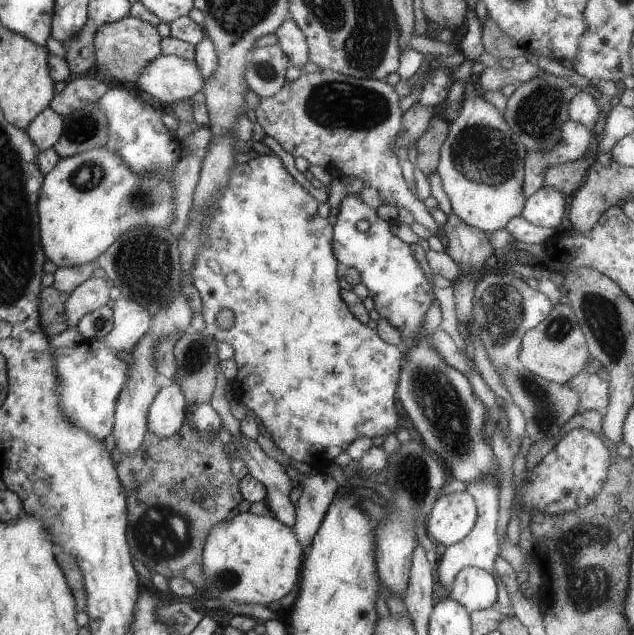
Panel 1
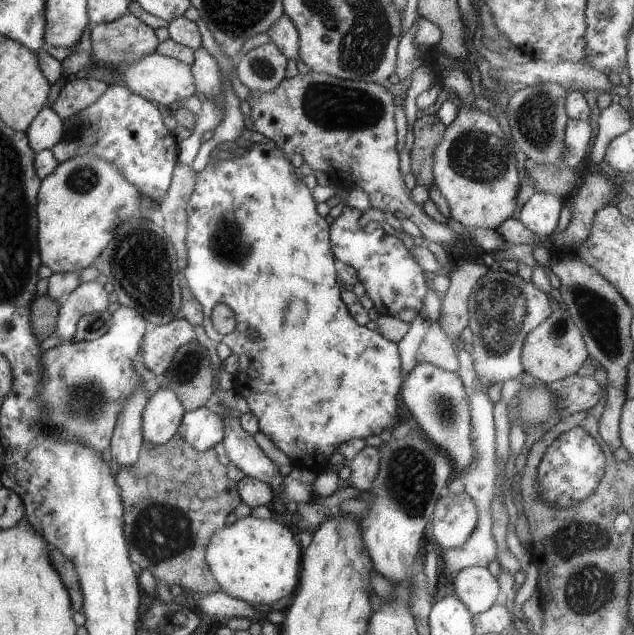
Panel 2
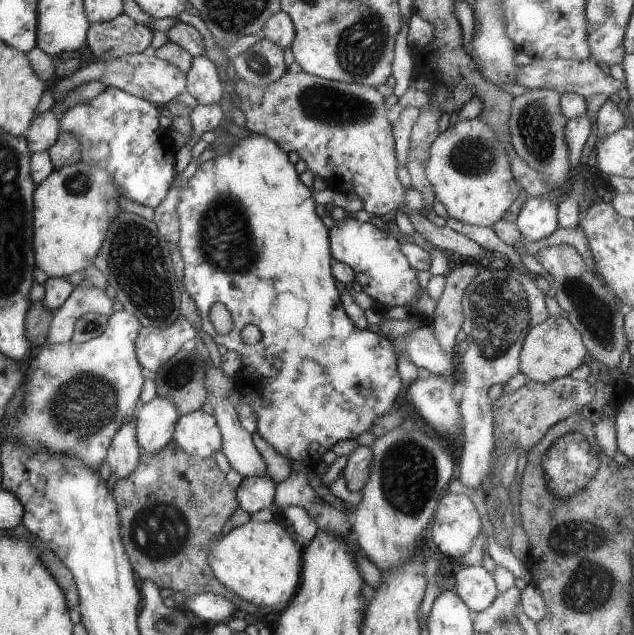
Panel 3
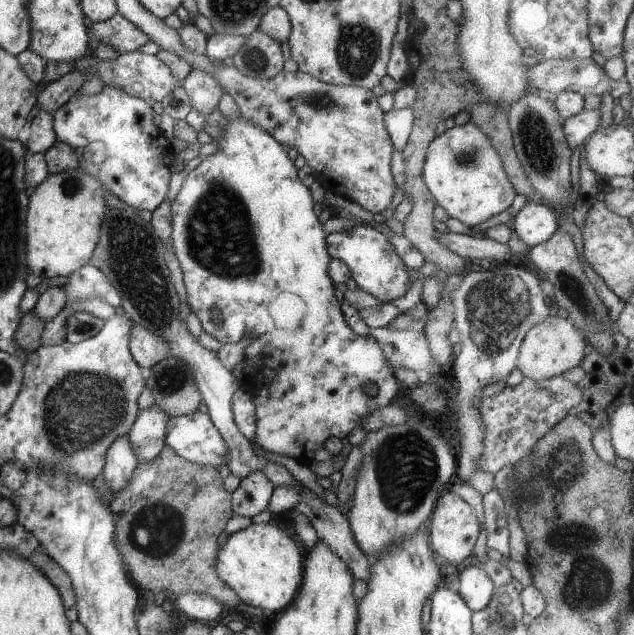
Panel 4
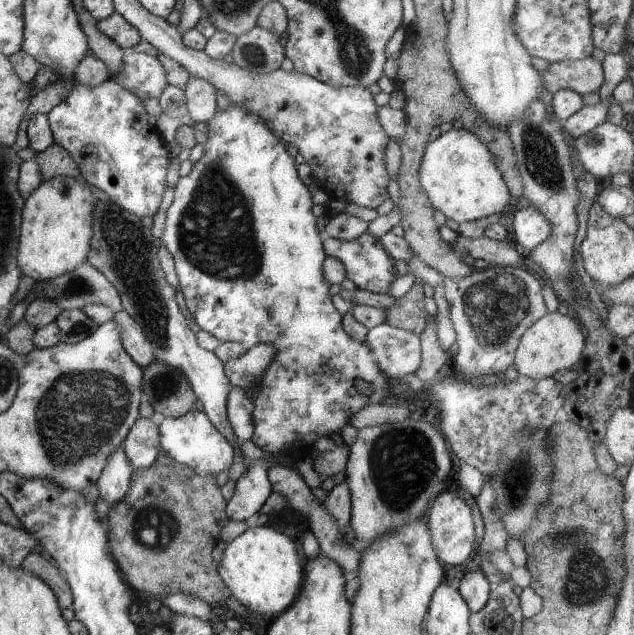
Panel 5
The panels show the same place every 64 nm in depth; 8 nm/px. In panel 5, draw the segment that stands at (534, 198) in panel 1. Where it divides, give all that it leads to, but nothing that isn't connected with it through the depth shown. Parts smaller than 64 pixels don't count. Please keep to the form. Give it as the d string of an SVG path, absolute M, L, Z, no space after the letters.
M526 204L514 214L511 226L513 227L513 240L523 253L535 248L551 232L549 222L533 206Z

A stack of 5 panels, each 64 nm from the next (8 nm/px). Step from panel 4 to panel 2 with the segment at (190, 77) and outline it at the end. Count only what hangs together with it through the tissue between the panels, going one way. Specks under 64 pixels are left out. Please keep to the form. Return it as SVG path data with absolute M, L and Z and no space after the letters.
M203 47L195 48L194 59L191 63L191 76L195 92L203 94L205 98L211 99L219 96L219 84L221 84L220 73L217 62Z

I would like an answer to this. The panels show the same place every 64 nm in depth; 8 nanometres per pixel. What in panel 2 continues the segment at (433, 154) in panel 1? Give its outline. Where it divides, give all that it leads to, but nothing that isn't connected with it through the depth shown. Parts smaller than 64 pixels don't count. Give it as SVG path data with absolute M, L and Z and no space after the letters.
M423 115L412 124L414 140L410 151L409 172L415 177L416 184L431 188L433 150L441 140L445 126L434 115Z

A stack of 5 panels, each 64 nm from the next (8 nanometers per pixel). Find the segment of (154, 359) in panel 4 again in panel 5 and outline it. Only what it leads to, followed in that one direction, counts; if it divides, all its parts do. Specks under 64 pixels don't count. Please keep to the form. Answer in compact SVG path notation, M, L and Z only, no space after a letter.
M119 310L111 318L119 326L119 340L127 356L140 367L147 366L153 362L153 348L147 342L141 326L125 312Z

